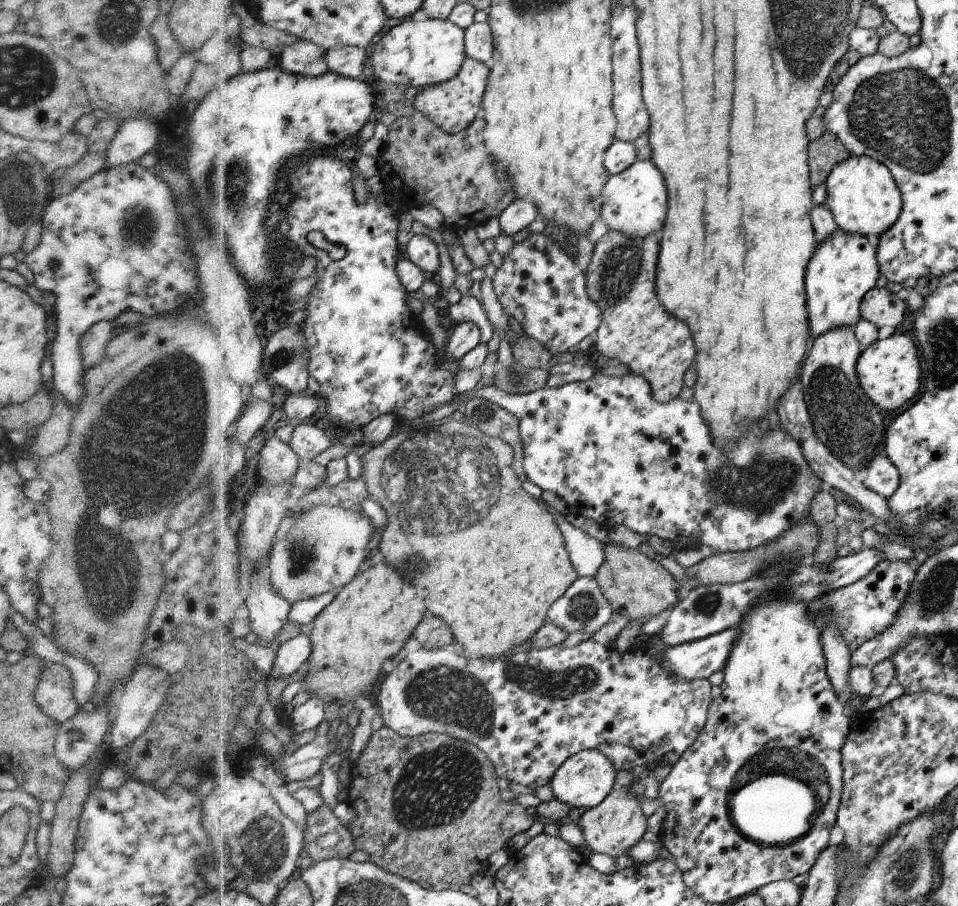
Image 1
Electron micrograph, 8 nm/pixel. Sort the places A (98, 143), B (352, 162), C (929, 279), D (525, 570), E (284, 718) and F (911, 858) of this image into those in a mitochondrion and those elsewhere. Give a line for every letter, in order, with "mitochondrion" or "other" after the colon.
A: other
B: other
C: other
D: other
E: other
F: mitochondrion

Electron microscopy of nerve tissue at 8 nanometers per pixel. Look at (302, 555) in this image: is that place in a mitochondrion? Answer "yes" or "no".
yes

